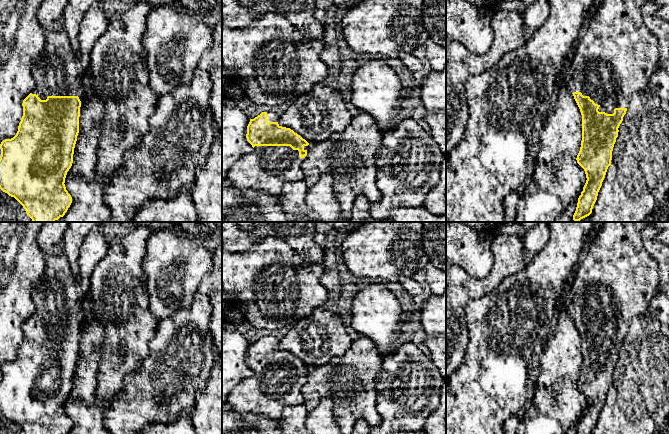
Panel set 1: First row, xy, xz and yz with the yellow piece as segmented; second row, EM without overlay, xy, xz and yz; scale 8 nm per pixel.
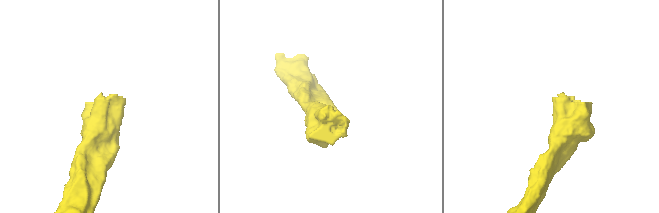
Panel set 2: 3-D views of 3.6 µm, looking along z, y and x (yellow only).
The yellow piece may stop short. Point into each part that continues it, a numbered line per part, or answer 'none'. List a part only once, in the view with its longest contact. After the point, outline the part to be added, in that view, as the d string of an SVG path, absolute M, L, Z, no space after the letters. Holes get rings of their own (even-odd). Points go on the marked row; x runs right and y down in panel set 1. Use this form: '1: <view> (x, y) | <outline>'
1: yz (616, 55) | M603 0L574 50L565 74L567 87L572 93L581 92L583 96L589 96L600 106L599 112L613 114L615 108L628 108L635 93L649 89L649 80L659 69L658 38L644 24L641 13L645 1L648 0Z

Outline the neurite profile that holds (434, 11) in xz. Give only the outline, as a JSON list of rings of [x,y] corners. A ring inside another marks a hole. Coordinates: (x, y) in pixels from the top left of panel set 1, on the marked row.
[[[423,0],[426,37],[446,48],[446,0]]]

